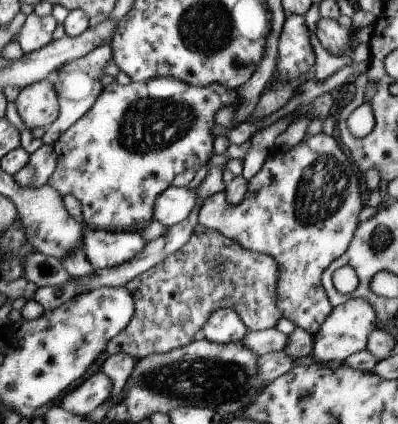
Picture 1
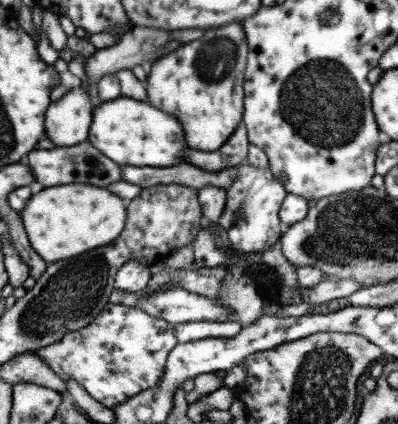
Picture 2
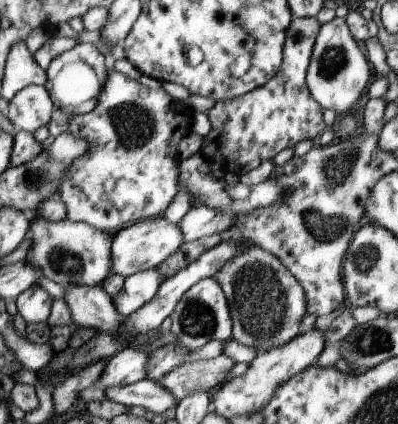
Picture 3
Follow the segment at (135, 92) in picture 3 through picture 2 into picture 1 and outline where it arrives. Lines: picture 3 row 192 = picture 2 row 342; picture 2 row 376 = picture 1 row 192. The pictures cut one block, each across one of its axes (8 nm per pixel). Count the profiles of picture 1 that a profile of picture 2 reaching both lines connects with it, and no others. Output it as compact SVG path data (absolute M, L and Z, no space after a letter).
M151 78L147 82L129 82L127 86L121 86L117 82L105 86L99 94L99 98L95 100L95 104L89 108L89 112L85 112L75 124L71 124L61 136L59 140L55 140L53 144L53 154L57 158L57 166L53 170L53 174L49 176L47 180L47 186L53 188L59 196L67 196L71 194L79 204L81 204L81 216L83 216L83 228L87 230L103 230L103 232L137 232L141 234L149 222L153 222L153 202L155 198L159 198L159 194L163 194L163 190L167 190L175 176L179 172L185 172L185 170L193 170L197 172L205 162L211 162L211 156L215 156L215 150L213 150L213 134L211 134L211 126L215 124L213 122L213 116L219 108L223 106L231 106L239 102L239 94L235 90L225 90L223 86L205 86L205 88L195 88L195 86L187 86L175 78Z

